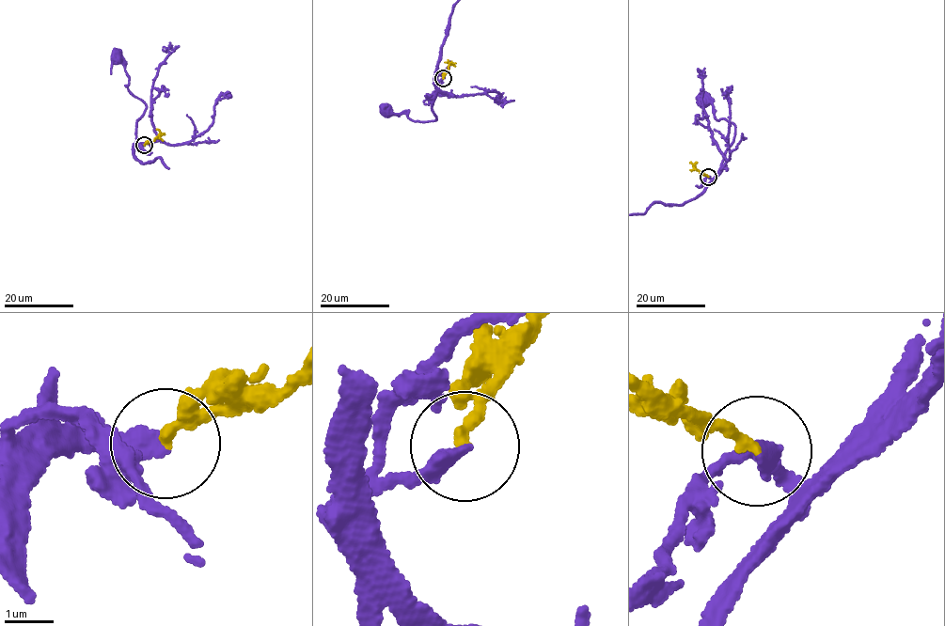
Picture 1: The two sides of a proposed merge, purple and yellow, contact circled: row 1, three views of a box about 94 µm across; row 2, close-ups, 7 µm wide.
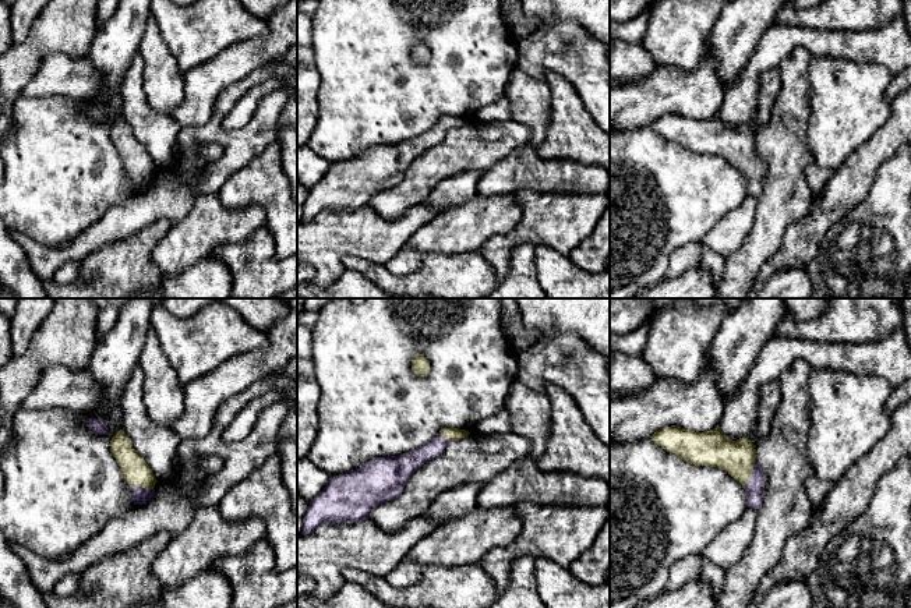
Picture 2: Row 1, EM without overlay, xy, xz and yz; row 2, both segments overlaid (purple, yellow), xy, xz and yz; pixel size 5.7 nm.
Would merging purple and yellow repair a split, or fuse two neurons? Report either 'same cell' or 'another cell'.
same cell

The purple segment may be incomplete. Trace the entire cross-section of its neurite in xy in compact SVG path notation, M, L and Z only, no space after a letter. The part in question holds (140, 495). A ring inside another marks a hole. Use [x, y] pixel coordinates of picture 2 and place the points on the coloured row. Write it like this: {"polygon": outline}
{"polygon": "M123 430L113 435L110 450L121 467L124 484L131 492L133 502L137 505L148 502L155 495L156 478Z"}

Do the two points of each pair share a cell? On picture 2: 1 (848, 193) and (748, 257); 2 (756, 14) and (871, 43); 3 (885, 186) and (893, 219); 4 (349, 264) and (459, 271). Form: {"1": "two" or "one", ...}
{"1": "two", "2": "two", "3": "one", "4": "one"}

